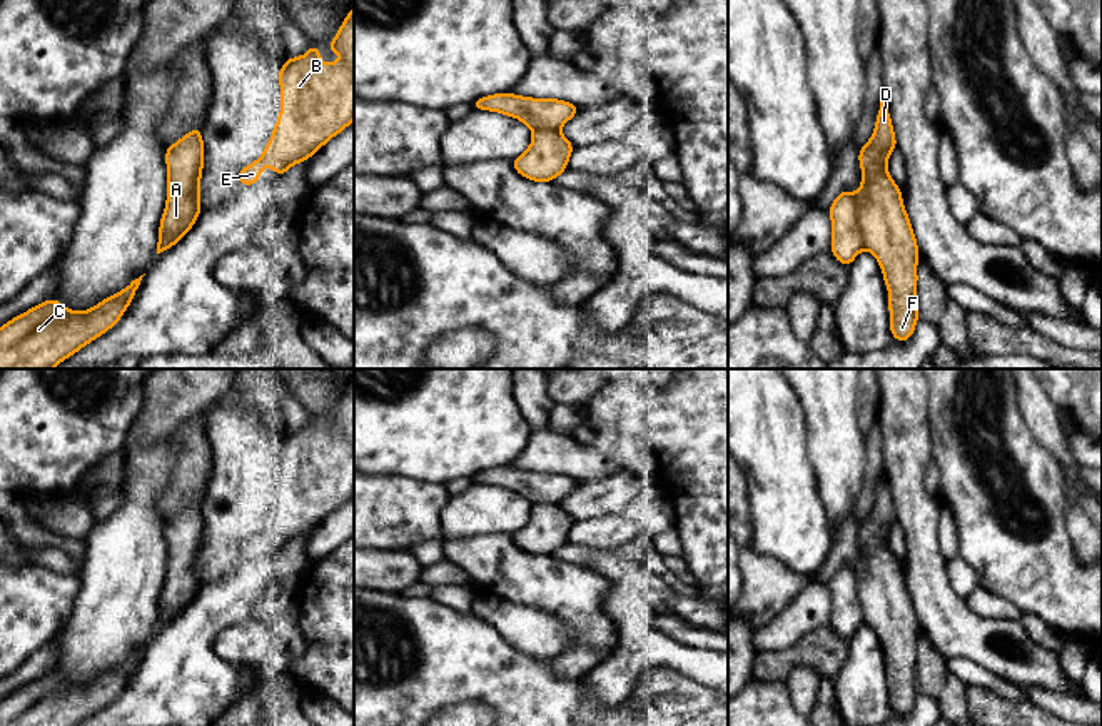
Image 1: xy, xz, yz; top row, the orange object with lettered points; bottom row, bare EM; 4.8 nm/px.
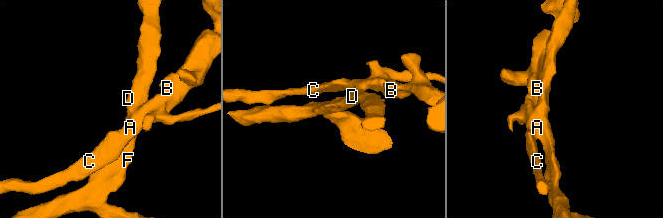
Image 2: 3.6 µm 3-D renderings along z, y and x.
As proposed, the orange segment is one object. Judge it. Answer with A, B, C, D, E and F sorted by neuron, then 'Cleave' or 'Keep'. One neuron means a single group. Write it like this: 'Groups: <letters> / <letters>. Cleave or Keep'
Groups: A D F / B C E. Cleave

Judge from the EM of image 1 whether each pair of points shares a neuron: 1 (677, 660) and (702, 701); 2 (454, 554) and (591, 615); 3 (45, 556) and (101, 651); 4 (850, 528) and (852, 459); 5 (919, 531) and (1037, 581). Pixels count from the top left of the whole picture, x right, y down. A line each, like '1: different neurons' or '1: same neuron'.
1: different neurons
2: same neuron
3: different neurons
4: same neuron
5: different neurons

